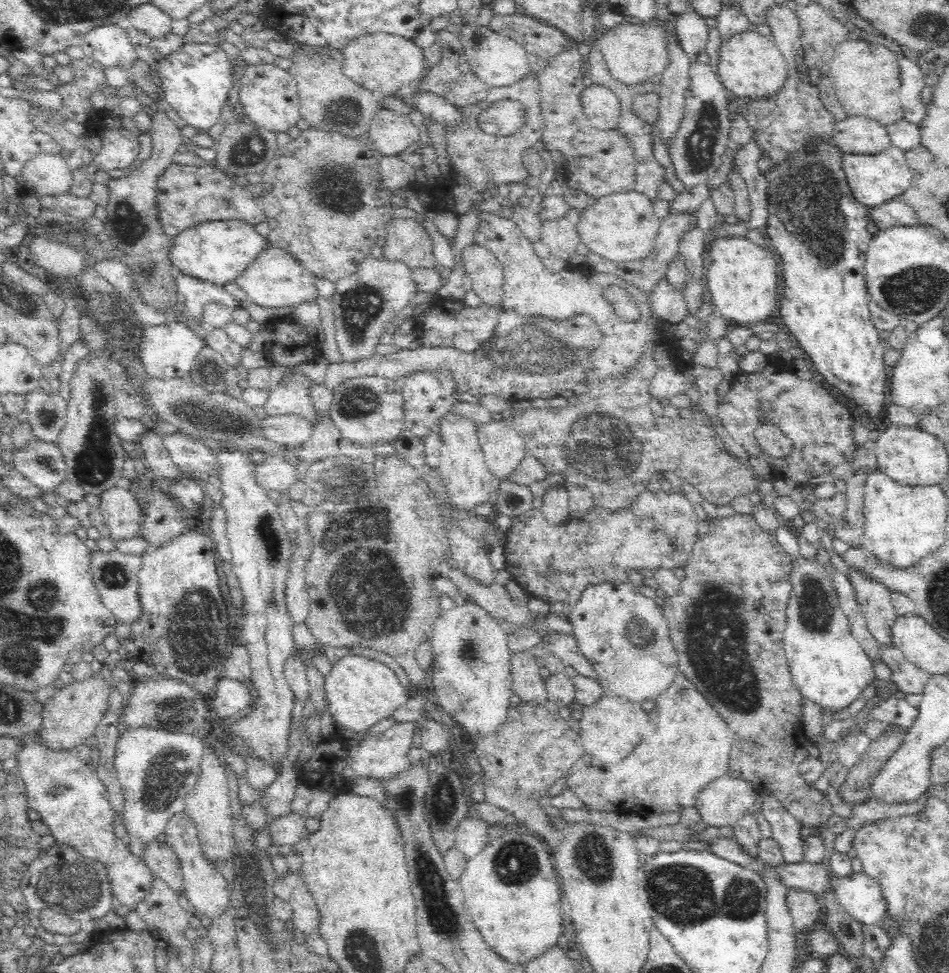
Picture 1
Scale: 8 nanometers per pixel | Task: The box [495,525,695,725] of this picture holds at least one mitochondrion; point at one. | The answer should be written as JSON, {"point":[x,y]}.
{"point":[639,633]}

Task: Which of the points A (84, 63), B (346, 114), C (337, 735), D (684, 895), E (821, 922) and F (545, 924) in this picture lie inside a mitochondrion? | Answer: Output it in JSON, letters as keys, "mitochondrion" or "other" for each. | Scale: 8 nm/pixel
{"A":"other","B":"mitochondrion","C":"other","D":"mitochondrion","E":"other","F":"other"}

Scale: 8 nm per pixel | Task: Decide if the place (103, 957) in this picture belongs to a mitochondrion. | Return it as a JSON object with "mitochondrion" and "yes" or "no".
{"mitochondrion":"no"}

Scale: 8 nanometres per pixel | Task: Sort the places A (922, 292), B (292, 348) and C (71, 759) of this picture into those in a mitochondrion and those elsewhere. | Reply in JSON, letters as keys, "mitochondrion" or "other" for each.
{"A":"mitochondrion","B":"other","C":"other"}

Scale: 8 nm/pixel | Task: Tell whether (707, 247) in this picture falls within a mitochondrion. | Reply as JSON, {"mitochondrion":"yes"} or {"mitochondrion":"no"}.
{"mitochondrion":"no"}

